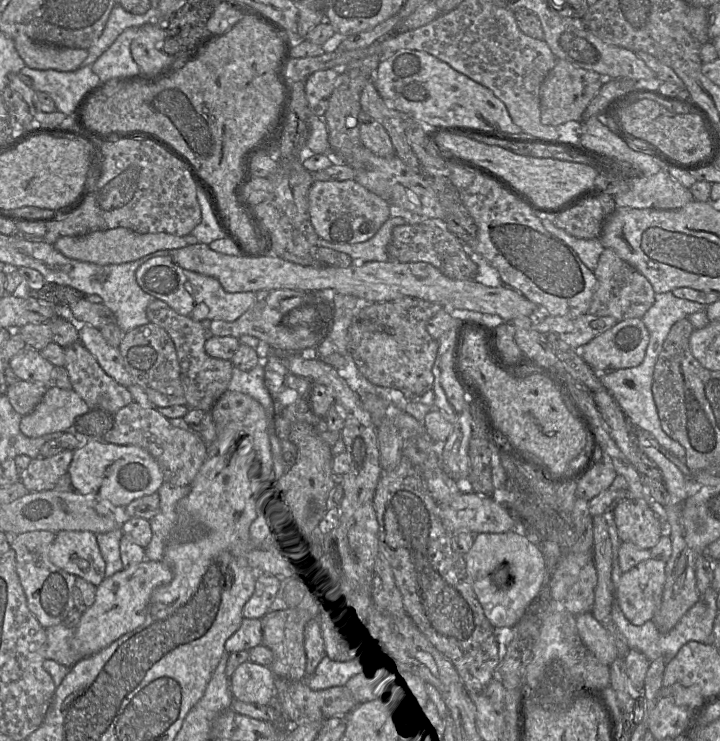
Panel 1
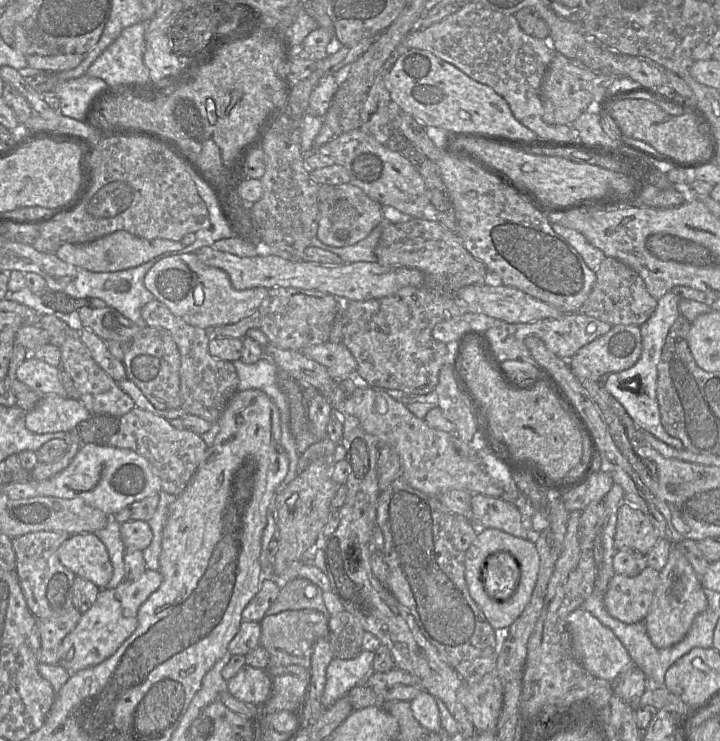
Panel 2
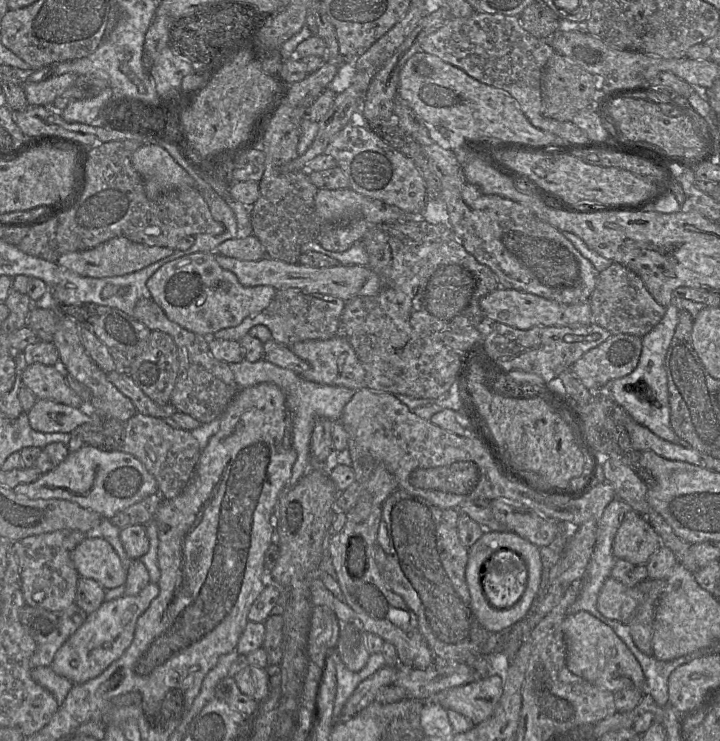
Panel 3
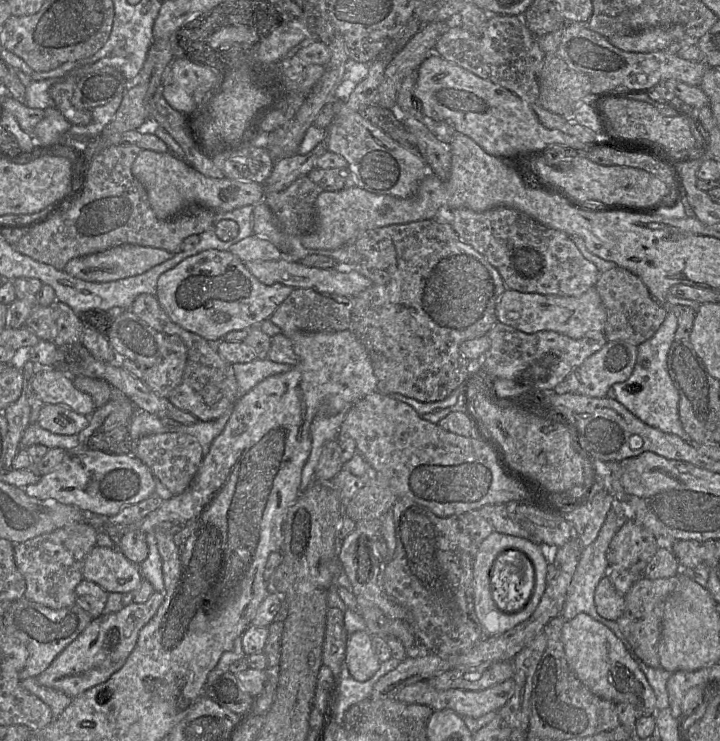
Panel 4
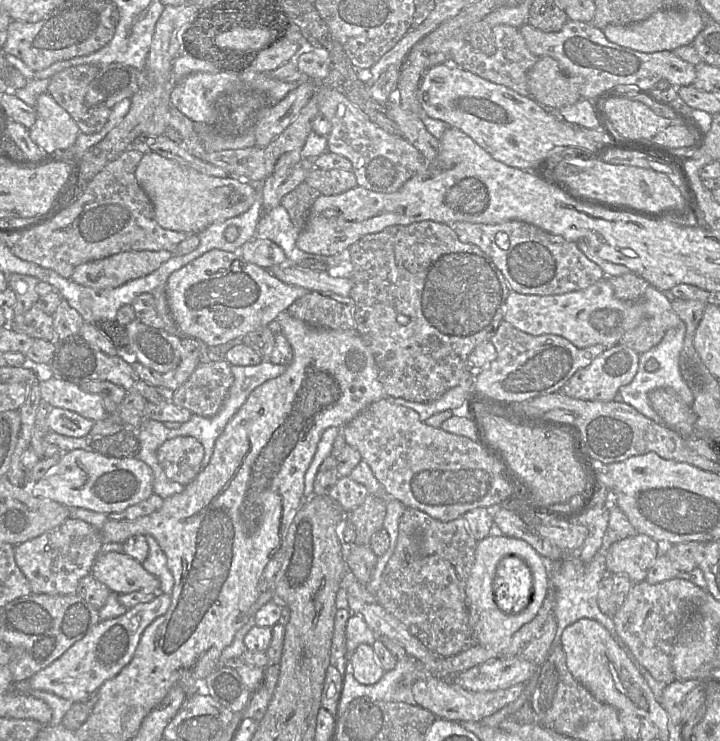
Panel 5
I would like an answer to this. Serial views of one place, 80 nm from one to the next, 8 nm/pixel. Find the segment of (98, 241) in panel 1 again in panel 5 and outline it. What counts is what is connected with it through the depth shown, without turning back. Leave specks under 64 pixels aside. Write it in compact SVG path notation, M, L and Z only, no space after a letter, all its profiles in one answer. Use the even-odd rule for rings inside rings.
M166 250L121 252L78 265L71 280L94 290L113 289L152 273L172 256Z

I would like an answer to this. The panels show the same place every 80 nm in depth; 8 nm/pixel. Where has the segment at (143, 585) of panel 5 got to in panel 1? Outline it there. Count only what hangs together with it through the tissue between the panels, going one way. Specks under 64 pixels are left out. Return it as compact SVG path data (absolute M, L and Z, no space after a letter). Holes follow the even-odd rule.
M60 531L56 533L49 550L49 559L56 567L84 579L96 588L105 579L106 564L101 555L96 534L90 531Z

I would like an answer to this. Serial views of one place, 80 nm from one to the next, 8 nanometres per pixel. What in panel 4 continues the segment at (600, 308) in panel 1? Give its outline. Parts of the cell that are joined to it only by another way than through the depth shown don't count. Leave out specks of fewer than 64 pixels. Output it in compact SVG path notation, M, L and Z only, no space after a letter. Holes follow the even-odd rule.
M616 266L602 272L595 288L606 310L604 333L608 341L619 340L639 346L656 333L668 314L668 307L659 303L643 281L625 268Z

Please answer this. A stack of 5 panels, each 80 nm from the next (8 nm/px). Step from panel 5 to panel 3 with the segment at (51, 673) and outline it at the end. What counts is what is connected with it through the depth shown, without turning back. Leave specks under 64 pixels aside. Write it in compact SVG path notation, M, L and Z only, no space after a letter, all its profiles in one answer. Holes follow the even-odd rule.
M150 582L135 596L125 595L104 601L59 648L50 667L56 674L70 680L73 685L83 684L98 677L131 645L138 618L148 609L159 591L159 585Z

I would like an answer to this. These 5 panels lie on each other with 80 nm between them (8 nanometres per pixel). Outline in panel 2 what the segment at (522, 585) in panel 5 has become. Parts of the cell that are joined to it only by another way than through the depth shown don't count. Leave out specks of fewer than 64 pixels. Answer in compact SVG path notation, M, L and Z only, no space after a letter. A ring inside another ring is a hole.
M496 552L488 557L483 572L483 584L487 594L505 601L516 591L520 580L520 568L508 552Z

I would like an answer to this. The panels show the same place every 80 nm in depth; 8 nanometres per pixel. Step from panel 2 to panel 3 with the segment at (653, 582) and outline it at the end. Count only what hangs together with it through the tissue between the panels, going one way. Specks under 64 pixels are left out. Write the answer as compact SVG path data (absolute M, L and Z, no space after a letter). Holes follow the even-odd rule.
M608 577L598 596L597 609L606 618L628 624L644 594L637 587L627 587Z

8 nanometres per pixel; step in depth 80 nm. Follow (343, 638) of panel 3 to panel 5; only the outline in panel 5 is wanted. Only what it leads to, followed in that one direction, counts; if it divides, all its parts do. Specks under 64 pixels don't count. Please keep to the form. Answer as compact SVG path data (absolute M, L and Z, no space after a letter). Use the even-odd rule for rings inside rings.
M360 644L347 663L352 669L354 678L360 684L375 684L384 674L373 647L368 644Z

